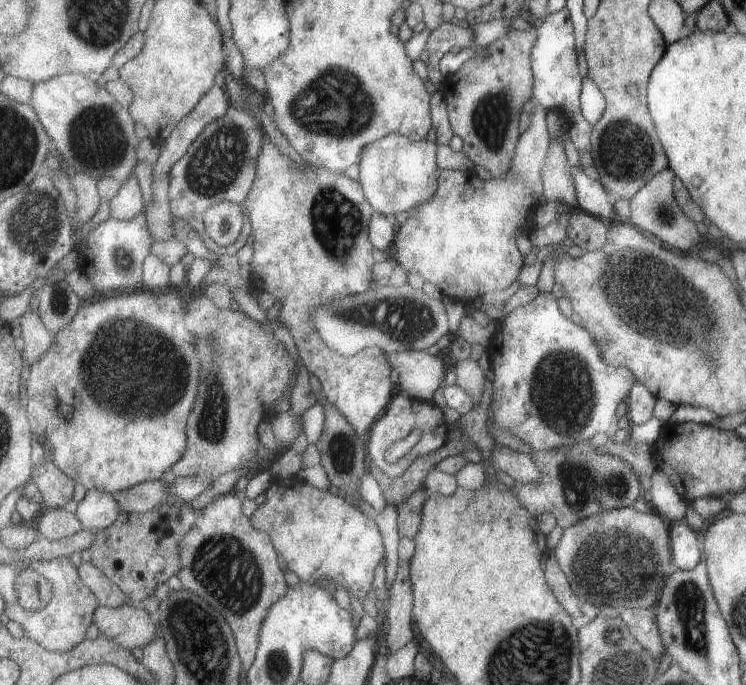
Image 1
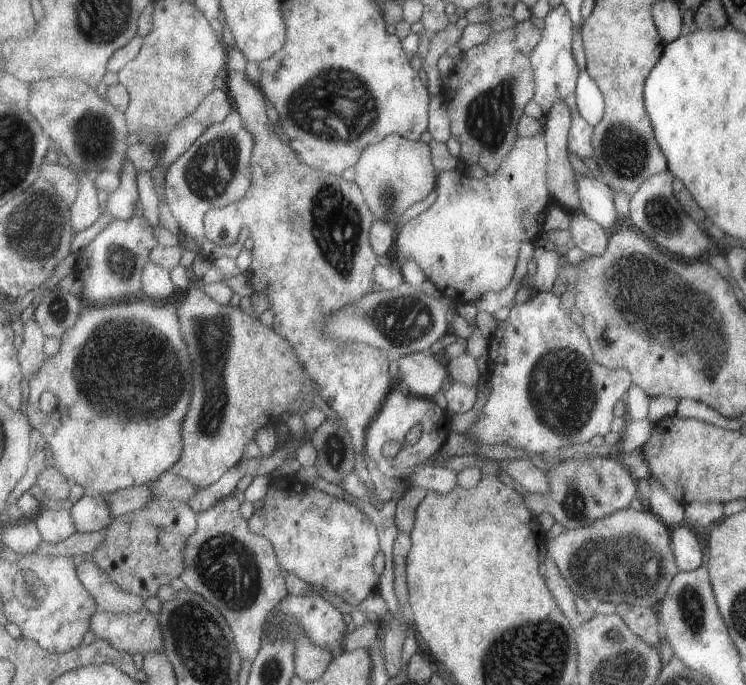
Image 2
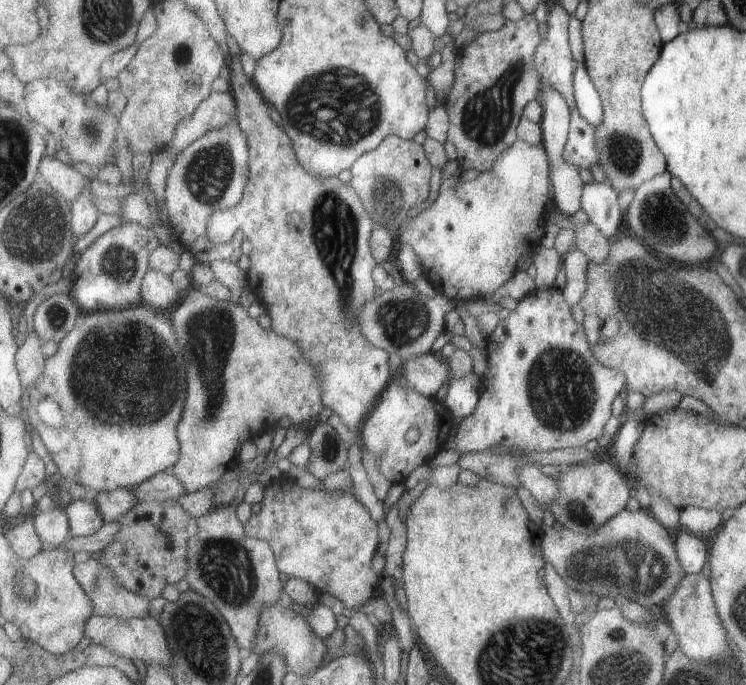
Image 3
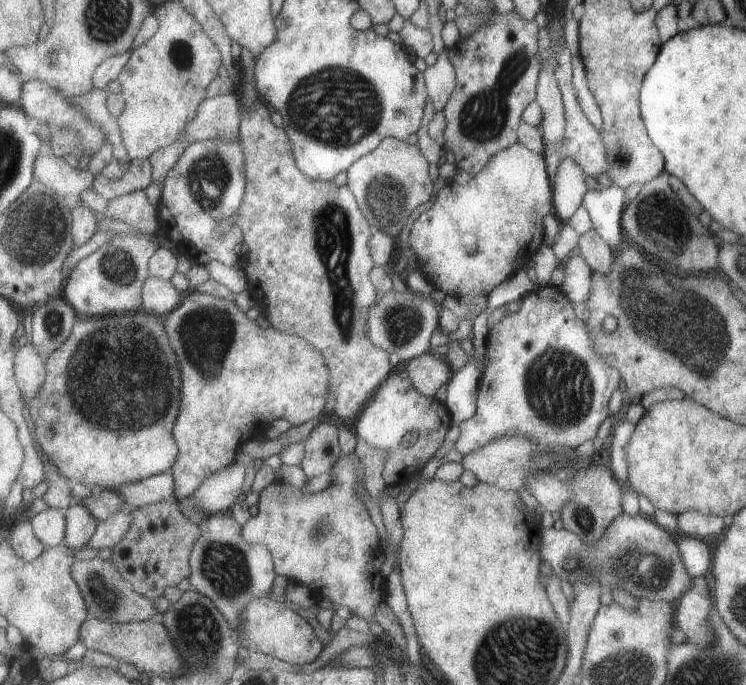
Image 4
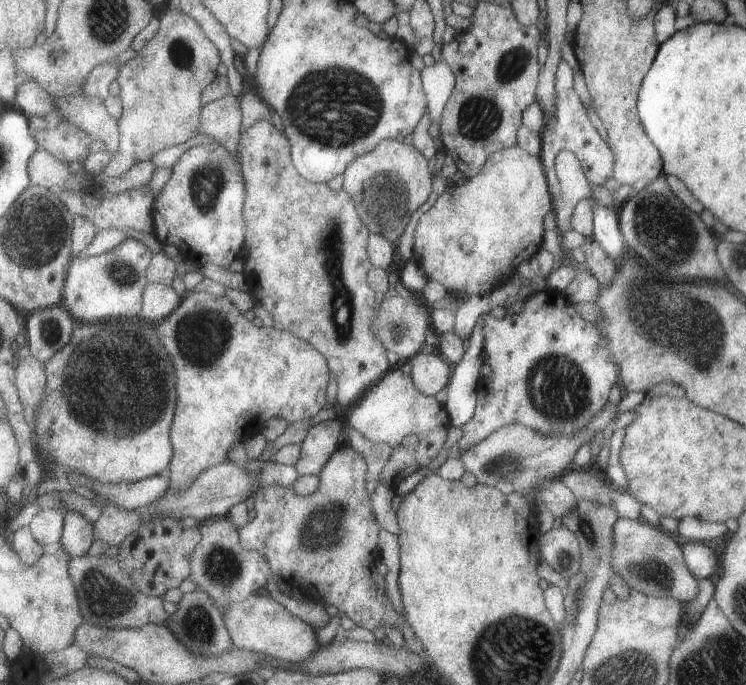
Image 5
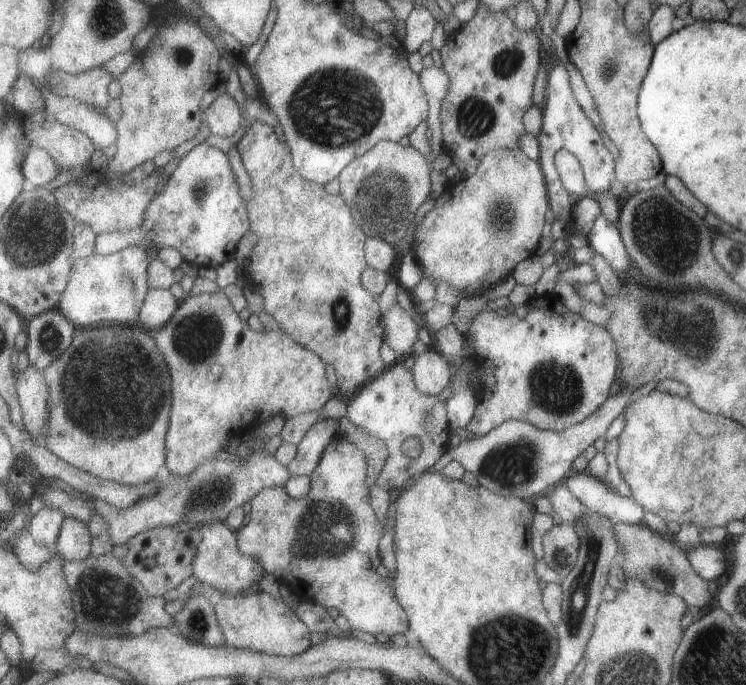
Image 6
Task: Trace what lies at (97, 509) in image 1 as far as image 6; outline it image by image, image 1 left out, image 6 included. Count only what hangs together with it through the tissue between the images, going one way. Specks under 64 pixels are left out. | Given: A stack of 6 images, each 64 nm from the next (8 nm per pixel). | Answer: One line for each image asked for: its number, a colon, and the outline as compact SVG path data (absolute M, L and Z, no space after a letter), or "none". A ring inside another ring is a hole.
2: M97 494L93 498L83 496L77 504L73 504L71 514L73 514L73 520L81 534L103 532L105 528L111 528L115 522L111 508L103 494Z
3: M79 500L79 502L73 502L67 510L69 510L73 538L93 536L101 532L101 528L107 524L105 516L101 516L101 510L97 508L95 502Z
4: M73 504L67 510L67 546L77 550L85 550L91 540L95 538L95 532L99 528L99 520L93 516L93 512L89 512L87 506Z
5: M69 510L65 518L65 534L61 546L73 558L79 558L79 556L87 556L93 542L95 542L95 524L91 524L79 512Z
6: M67 516L61 536L57 540L57 550L61 556L65 556L67 562L73 560L87 560L91 558L91 532L89 526L77 518Z

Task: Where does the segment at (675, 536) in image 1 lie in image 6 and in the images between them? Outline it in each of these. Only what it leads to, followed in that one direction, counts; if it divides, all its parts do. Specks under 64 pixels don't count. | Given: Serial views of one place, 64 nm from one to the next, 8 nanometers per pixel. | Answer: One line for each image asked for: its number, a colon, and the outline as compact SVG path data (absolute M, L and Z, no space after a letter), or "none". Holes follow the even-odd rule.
2: M685 524L671 528L671 548L675 554L675 564L679 572L693 572L701 568L703 552L697 542L697 532Z
3: M675 530L673 538L675 538L675 550L677 550L677 558L679 558L683 572L693 574L693 576L701 574L701 568L707 560L707 548L699 540L699 536L691 532Z
4: M677 536L677 546L687 574L691 578L703 578L703 574L713 566L713 552L709 552L699 538Z
5: M681 542L681 552L683 552L683 560L687 570L695 576L695 580L711 580L717 574L719 562L717 562L717 554L707 548L701 542Z
6: M693 546L685 550L685 558L691 564L693 572L707 580L719 580L725 576L727 568L727 558L723 550L717 550L713 546Z

